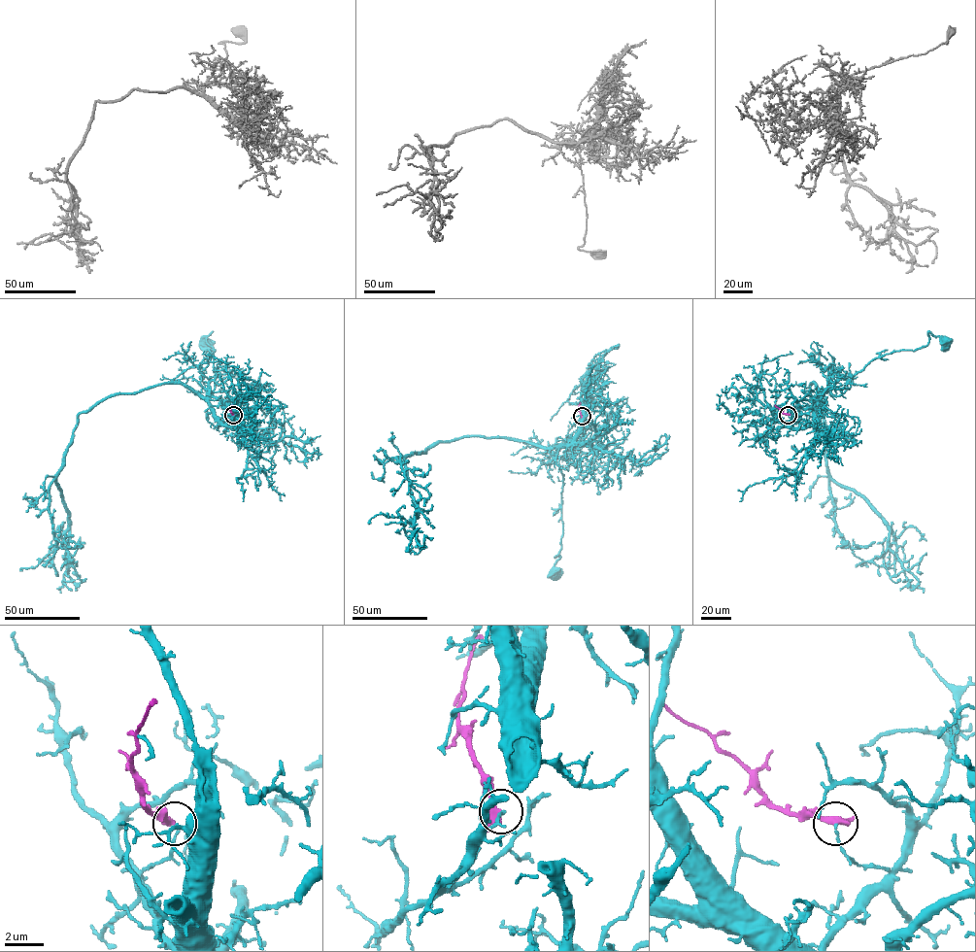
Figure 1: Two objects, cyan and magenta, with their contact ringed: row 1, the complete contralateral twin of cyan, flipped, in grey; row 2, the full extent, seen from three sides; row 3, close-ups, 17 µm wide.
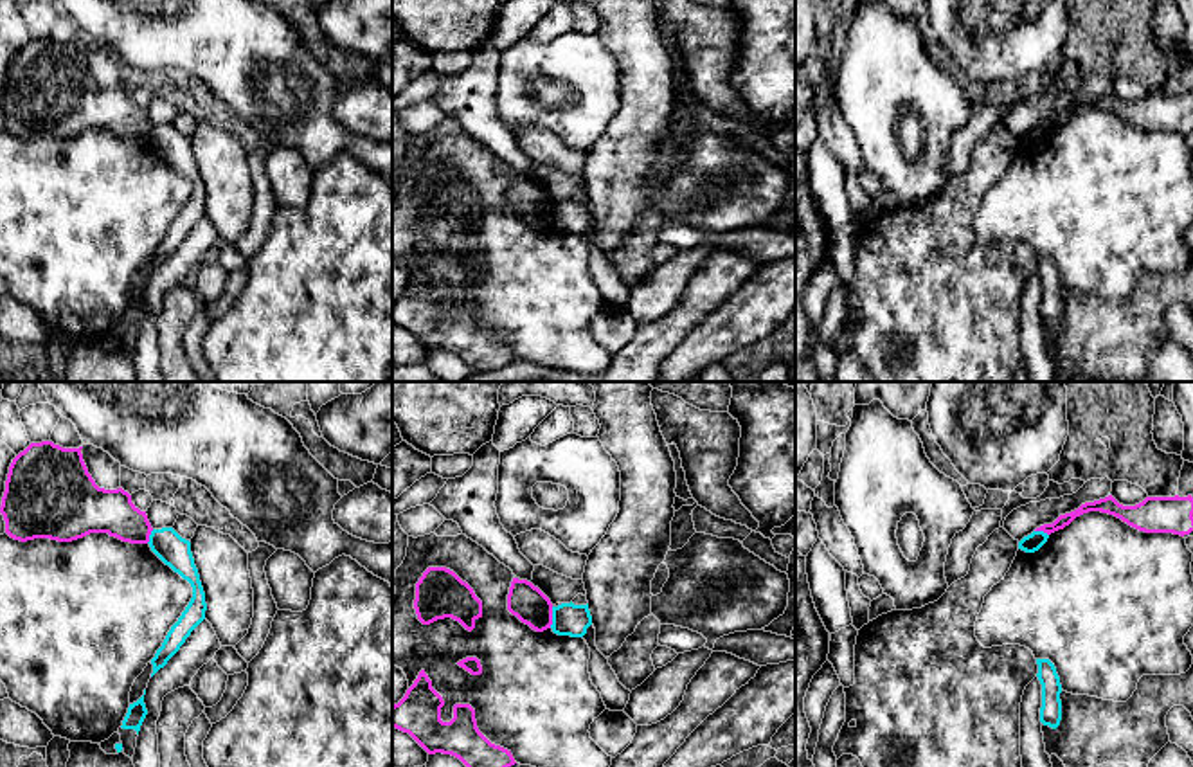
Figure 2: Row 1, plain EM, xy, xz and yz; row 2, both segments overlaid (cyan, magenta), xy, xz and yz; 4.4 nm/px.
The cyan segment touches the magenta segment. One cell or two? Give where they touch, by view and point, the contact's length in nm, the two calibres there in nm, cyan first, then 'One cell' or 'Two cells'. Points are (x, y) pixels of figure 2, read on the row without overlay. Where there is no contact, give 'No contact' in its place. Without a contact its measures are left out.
Touches cyan at xz (553, 215). Shared border 100 nm. Thickness 140 nm (cyan) against 160 nm. Two cells

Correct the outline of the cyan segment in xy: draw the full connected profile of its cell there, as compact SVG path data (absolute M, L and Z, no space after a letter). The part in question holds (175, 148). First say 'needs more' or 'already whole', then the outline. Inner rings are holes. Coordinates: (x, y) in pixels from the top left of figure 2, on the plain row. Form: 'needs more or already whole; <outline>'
already whole; M173 124L153 126L149 131L151 148L193 184L193 194L178 218L167 229L162 243L151 256L151 274L167 261L180 247L191 229L205 216L205 189L200 178L198 166L191 149L191 139L182 135Z

